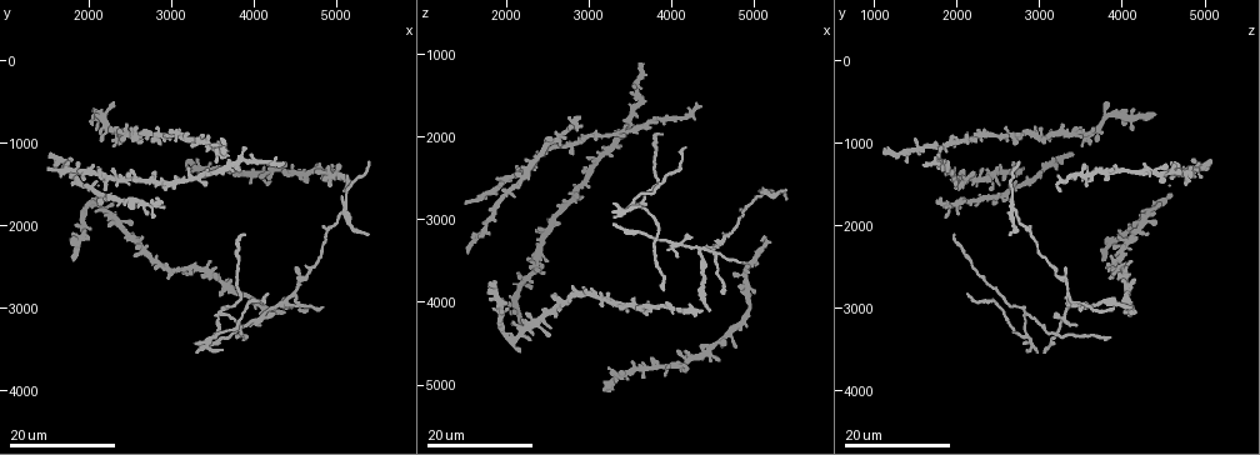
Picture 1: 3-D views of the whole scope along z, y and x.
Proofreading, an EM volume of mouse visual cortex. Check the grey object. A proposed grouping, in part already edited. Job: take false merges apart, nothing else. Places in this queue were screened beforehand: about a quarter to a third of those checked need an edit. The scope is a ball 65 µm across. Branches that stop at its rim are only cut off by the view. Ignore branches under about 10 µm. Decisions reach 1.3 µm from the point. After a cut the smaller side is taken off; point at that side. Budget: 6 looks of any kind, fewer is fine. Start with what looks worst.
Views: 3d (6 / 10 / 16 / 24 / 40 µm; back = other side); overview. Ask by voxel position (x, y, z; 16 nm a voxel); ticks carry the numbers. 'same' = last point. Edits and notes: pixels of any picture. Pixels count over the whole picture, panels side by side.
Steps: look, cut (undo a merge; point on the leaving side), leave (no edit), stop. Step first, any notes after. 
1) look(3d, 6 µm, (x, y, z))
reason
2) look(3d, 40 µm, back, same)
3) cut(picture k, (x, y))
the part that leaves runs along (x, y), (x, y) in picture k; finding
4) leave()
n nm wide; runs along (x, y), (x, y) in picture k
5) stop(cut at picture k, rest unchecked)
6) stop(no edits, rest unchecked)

look(3d, 16 µm, (3600, 3050, 2800))
thin arm on a thick one

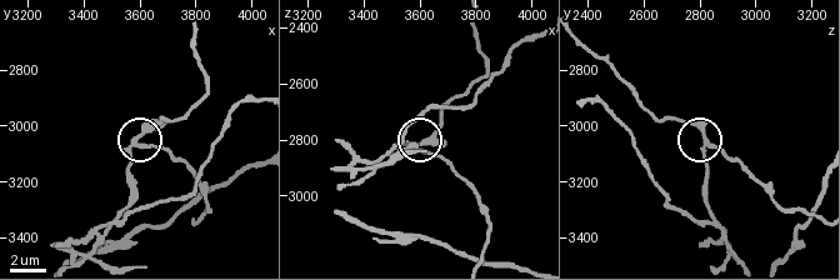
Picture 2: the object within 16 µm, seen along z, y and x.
look(3d, 10 µm, (3590, 3070, 2820))
zoom in

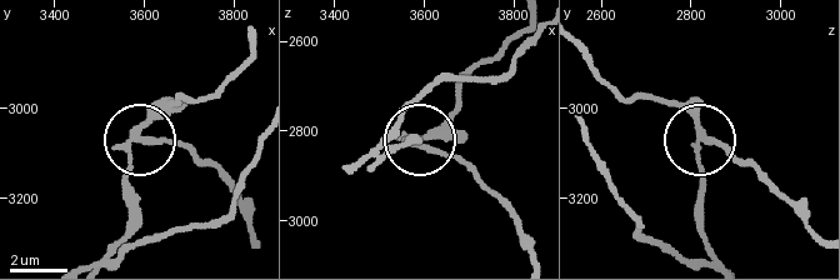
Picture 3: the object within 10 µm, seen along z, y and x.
cut(picture 3, (161, 101))
3 arms; the part that leaves runs along (135, 134), (128, 153), (128, 231), (114, 254) in picture 3; two neurons meet here

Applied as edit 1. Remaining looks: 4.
look(overview)
redraw

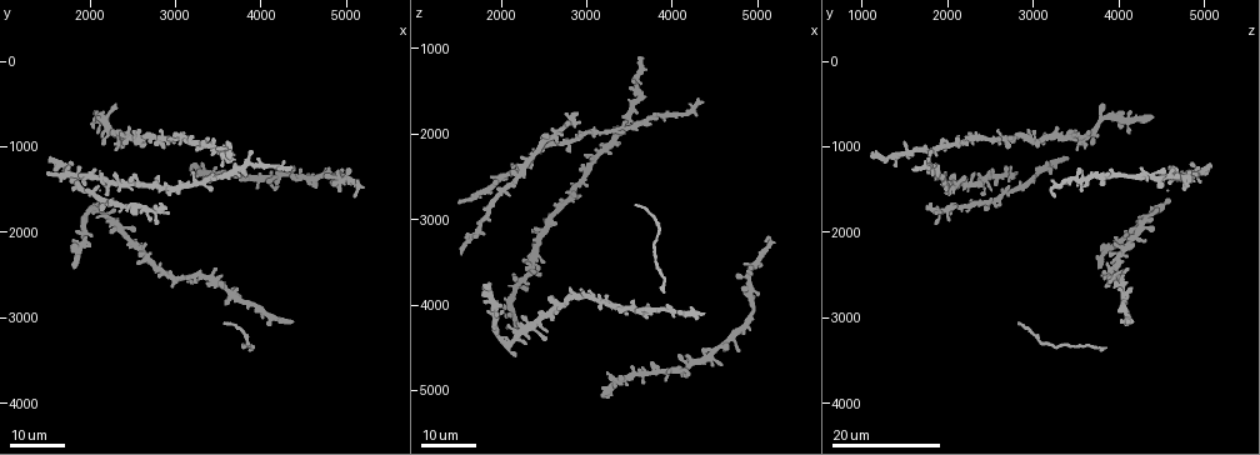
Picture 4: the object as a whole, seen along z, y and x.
look(3d, 24 µm, (2300, 1700, 2350))
four-way junction

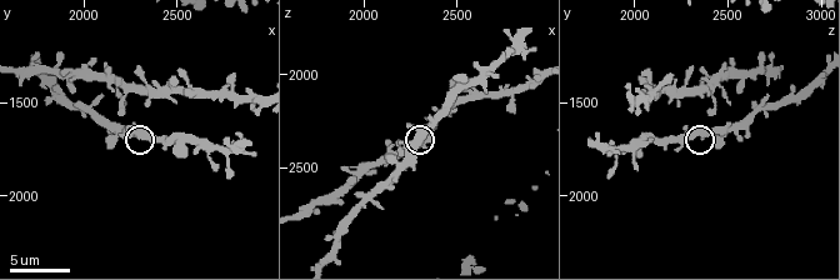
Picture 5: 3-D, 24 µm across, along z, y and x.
look(3d, 10 µm, (2280, 1660, 2400))

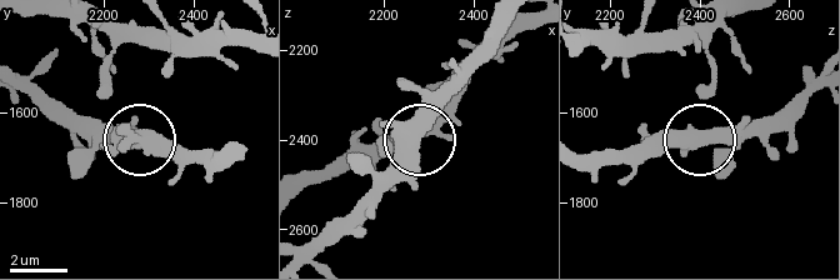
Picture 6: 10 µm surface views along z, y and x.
leave()
side arm 15 µm; 4 arms; continuous, no second neuron

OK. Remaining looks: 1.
stop(cut at picture 3, rest unchecked)

